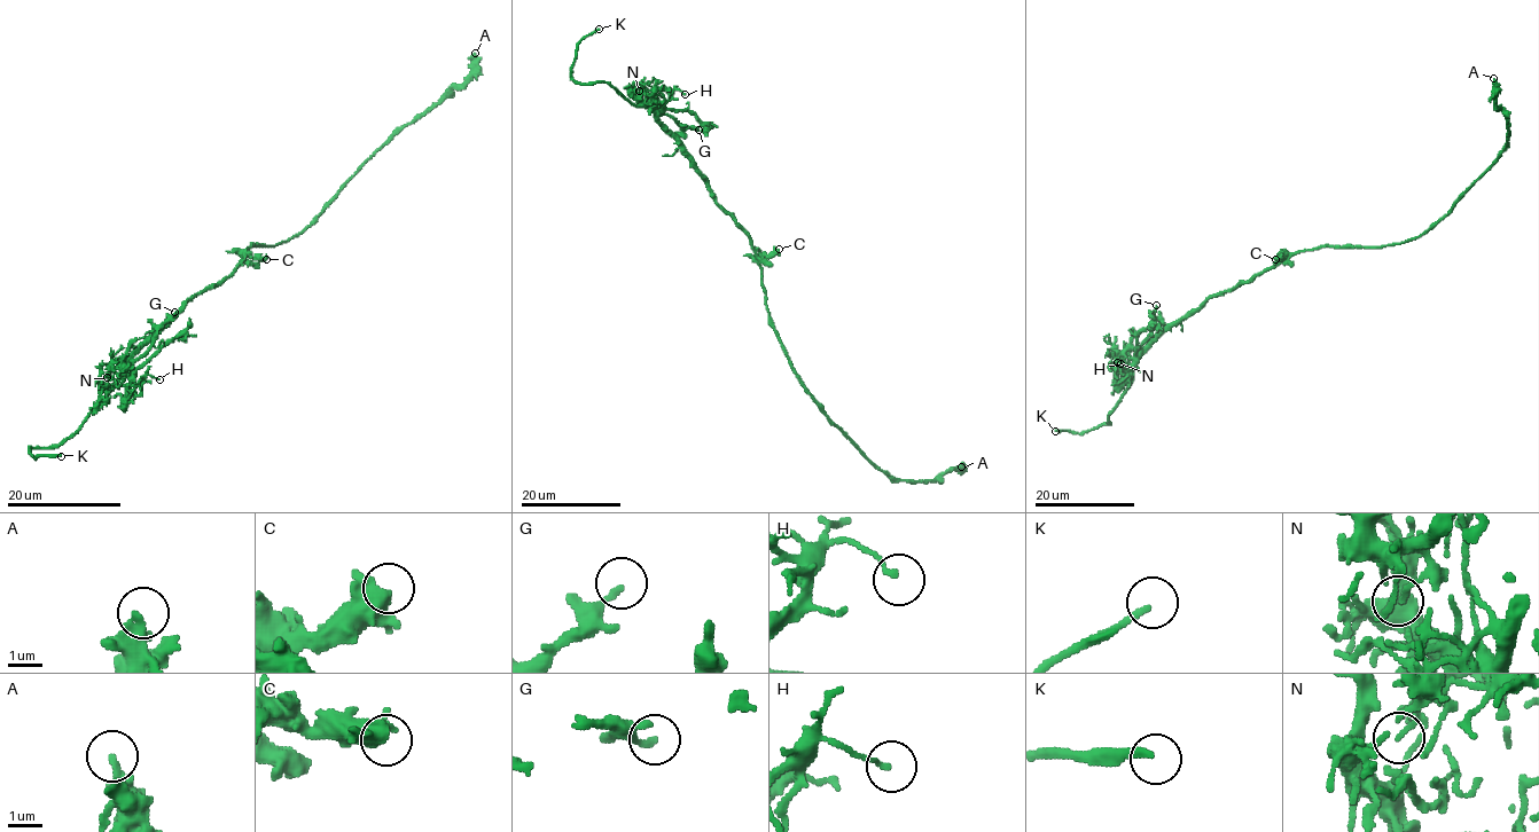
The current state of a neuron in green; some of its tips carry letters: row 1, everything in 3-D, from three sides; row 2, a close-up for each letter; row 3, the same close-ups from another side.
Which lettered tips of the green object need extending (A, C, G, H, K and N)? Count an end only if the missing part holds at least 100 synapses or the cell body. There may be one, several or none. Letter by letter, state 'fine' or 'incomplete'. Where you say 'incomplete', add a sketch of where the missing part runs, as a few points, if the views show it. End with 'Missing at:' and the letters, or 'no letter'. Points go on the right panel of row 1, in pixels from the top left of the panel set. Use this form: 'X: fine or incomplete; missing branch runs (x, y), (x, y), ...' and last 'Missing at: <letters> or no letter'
A: fine
C: fine
G: fine
H: fine
K: incomplete
N: fine
Missing at: K

